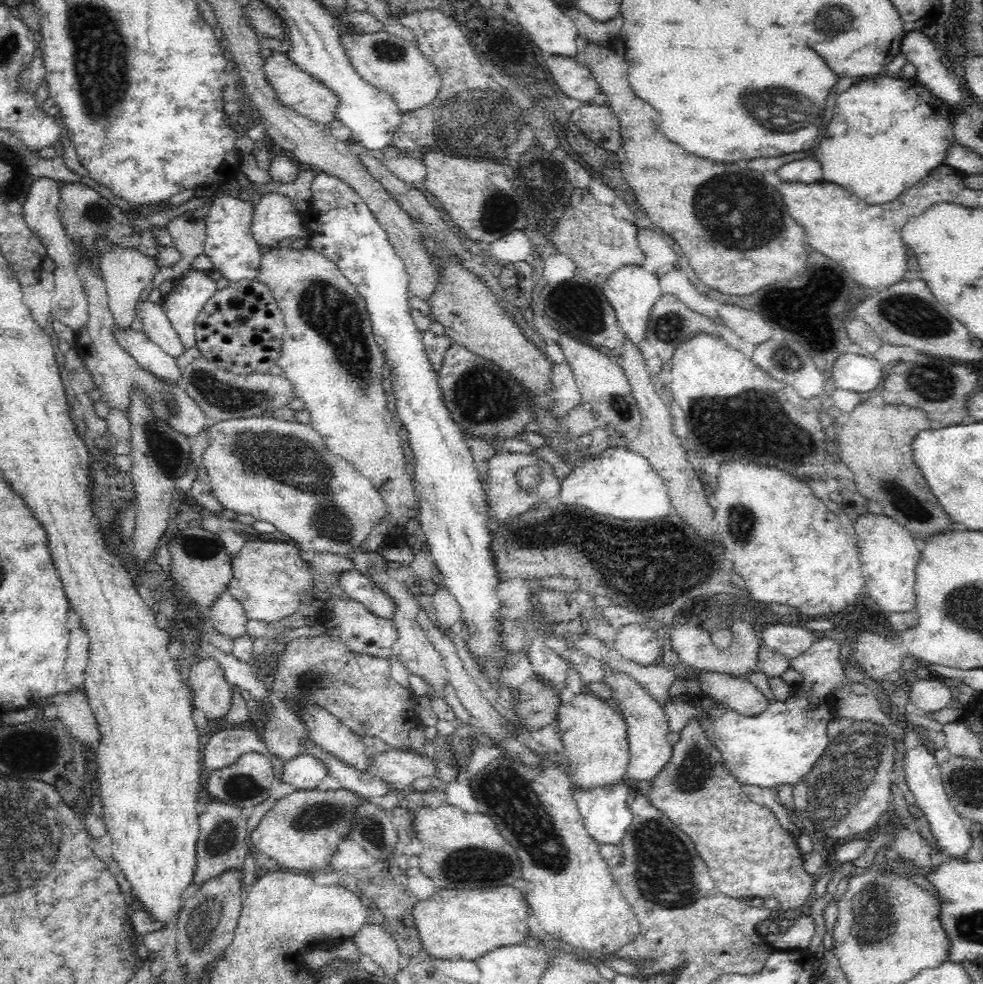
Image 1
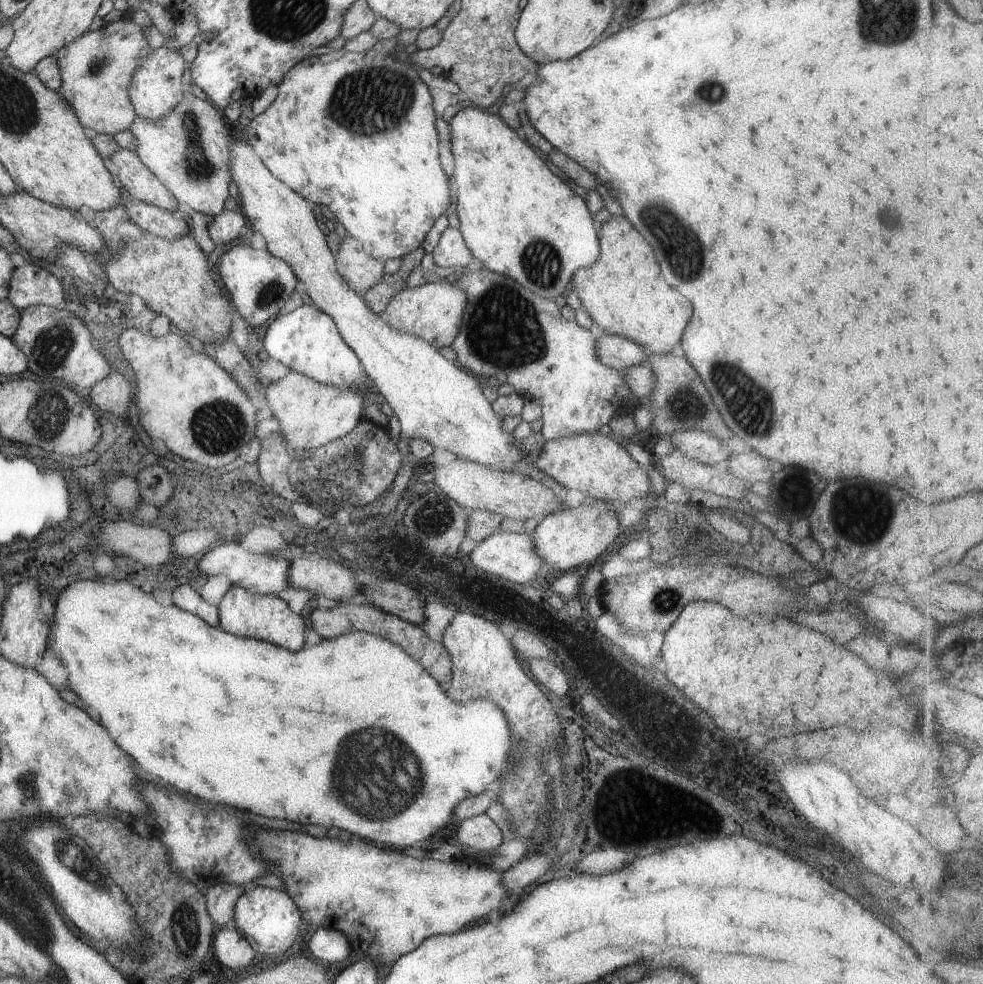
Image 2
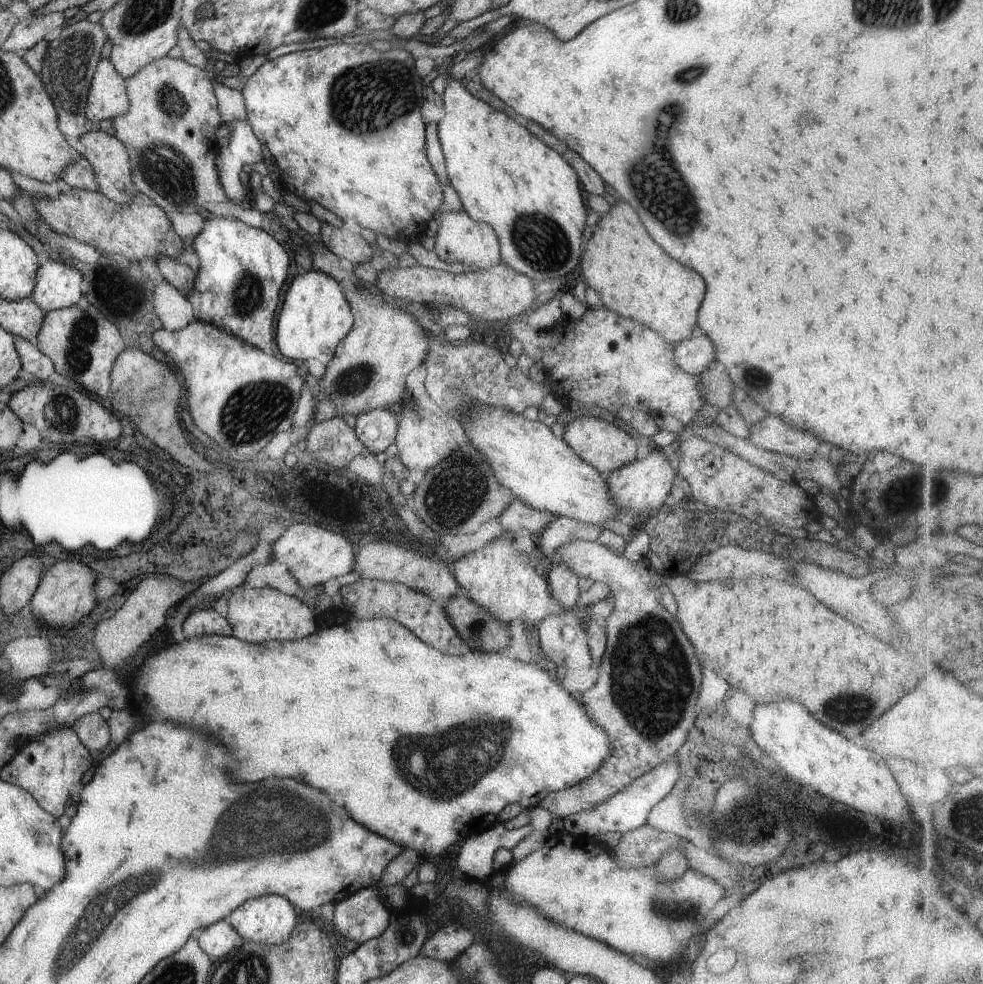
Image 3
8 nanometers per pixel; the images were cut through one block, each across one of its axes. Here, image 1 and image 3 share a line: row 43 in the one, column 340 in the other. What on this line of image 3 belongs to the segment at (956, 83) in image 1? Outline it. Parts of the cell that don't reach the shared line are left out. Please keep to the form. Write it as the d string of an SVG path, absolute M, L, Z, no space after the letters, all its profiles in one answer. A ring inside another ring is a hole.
M367 886L334 904L331 922L345 940L360 945L385 930L391 914L377 894L377 887Z

